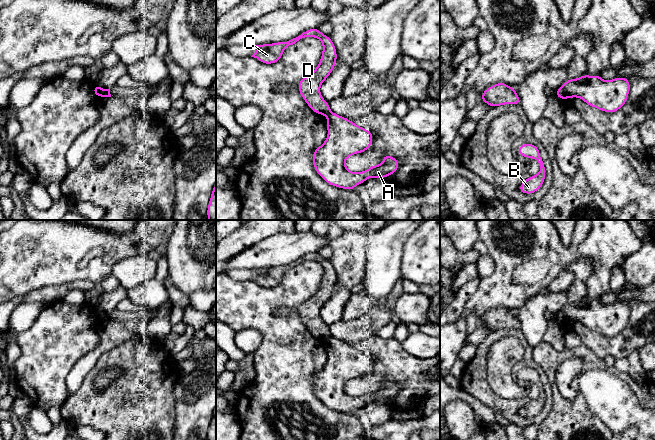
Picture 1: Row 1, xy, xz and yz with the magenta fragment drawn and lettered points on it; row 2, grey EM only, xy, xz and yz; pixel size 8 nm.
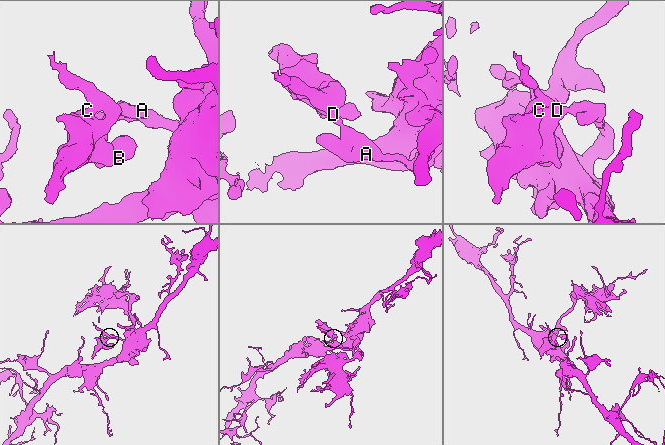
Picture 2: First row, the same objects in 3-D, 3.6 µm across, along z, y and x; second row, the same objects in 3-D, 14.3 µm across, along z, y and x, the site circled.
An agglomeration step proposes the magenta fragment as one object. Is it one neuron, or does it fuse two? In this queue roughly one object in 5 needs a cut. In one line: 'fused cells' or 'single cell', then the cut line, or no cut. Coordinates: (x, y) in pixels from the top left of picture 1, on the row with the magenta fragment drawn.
fused cells | xz (330, 111), (326, 115)

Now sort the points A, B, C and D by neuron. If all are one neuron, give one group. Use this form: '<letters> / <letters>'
A / B C D

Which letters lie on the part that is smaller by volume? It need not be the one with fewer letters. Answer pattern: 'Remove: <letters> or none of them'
Remove: B, C, D

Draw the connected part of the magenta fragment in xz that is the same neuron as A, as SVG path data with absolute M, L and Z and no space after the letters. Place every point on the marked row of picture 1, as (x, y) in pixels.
M332 112L327 115L327 121L328 136L312 155L314 169L325 182L353 191L355 186L370 177L384 179L399 169L398 159L385 154L382 164L374 164L366 171L350 172L345 160L367 151L371 146L373 133Z

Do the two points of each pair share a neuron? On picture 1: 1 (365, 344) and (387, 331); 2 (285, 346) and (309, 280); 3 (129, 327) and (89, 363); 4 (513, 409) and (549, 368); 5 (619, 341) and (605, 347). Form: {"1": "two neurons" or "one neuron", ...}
{"1": "two neurons", "2": "one neuron", "3": "one neuron", "4": "two neurons", "5": "one neuron"}

